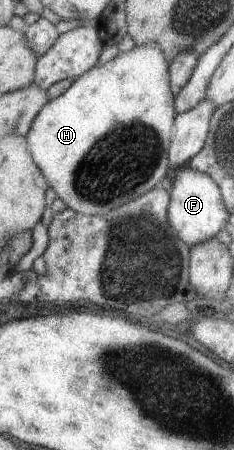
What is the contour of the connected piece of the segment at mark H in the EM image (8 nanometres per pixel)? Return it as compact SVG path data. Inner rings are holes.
M143 43L135 45L132 50L119 53L112 60L105 64L95 65L85 74L72 81L71 86L64 90L57 98L51 99L45 103L45 106L39 111L39 114L33 119L29 132L26 134L27 144L30 155L35 164L41 169L45 176L48 186L53 188L57 197L61 198L69 209L76 210L78 213L86 215L106 215L110 210L132 201L134 198L145 194L153 187L158 186L165 176L170 174L170 160L168 159L168 150L171 137L174 135L174 120L176 110L174 107L175 94L170 85L169 74L170 62L167 60L162 50L153 43Z

